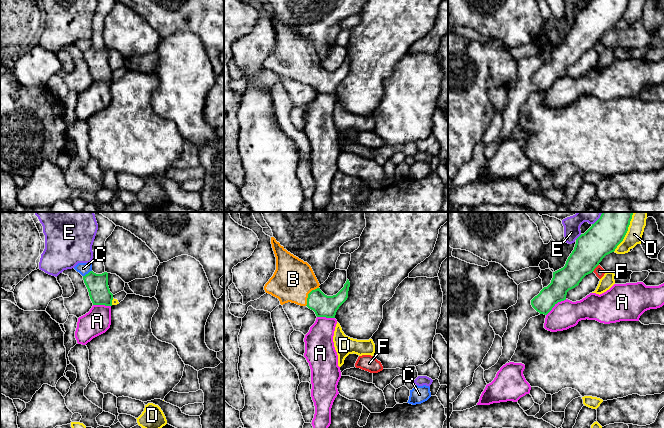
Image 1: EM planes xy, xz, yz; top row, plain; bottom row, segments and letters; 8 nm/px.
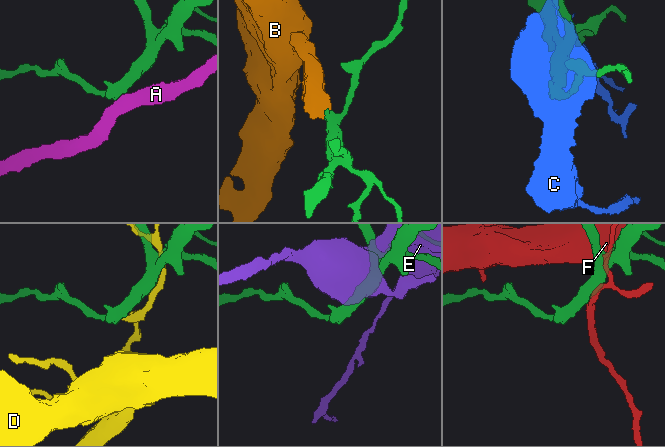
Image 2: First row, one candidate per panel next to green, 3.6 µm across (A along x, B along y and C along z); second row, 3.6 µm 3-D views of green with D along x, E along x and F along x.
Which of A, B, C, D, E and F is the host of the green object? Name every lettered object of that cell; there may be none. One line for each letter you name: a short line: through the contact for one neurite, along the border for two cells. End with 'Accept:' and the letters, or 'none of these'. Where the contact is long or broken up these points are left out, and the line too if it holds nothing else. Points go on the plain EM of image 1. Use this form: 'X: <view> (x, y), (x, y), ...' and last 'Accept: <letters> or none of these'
B: xz (326, 82), (308, 71), (293, 55)
Accept: B

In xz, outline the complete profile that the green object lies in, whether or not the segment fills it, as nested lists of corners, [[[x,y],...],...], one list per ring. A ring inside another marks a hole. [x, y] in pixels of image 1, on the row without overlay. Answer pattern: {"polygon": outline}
{"polygon": [[[274,13],[272,24],[276,33],[276,46],[265,60],[266,69],[279,75],[280,80],[291,78],[307,82],[317,93],[335,94],[339,83],[347,76],[350,58],[333,72],[325,71],[311,42],[288,28]]]}

